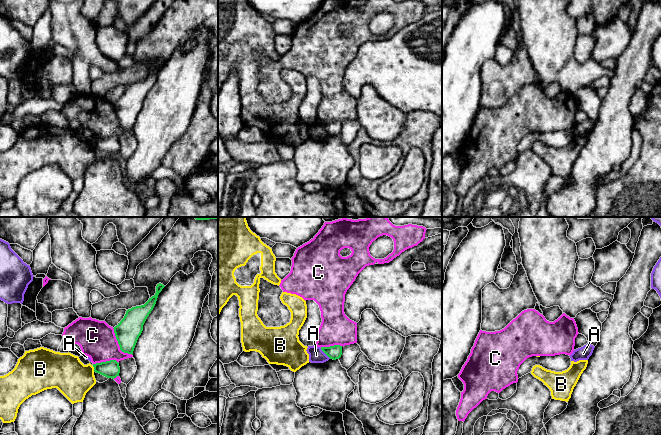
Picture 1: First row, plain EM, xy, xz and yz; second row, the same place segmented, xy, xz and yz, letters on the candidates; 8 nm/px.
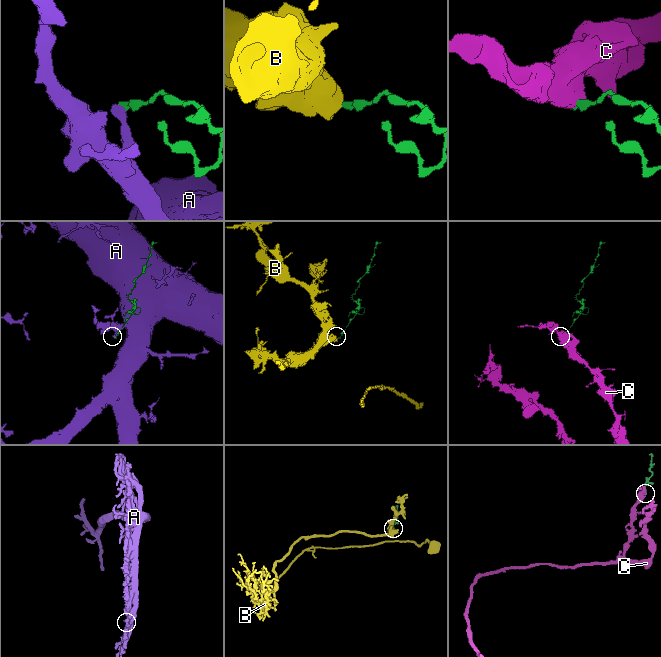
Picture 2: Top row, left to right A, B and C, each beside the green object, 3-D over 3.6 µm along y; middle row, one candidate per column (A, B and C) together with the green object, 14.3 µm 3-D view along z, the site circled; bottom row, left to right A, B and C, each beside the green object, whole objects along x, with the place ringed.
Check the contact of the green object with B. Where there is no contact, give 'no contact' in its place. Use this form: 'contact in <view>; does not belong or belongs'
contact in xy; does not belong

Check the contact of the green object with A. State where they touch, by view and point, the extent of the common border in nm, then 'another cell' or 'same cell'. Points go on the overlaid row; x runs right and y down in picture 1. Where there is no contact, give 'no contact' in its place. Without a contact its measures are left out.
xz (325, 353) | 120 nm | another cell

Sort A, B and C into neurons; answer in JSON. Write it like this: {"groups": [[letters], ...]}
{"groups": [["A"], ["B"], ["C"]]}

